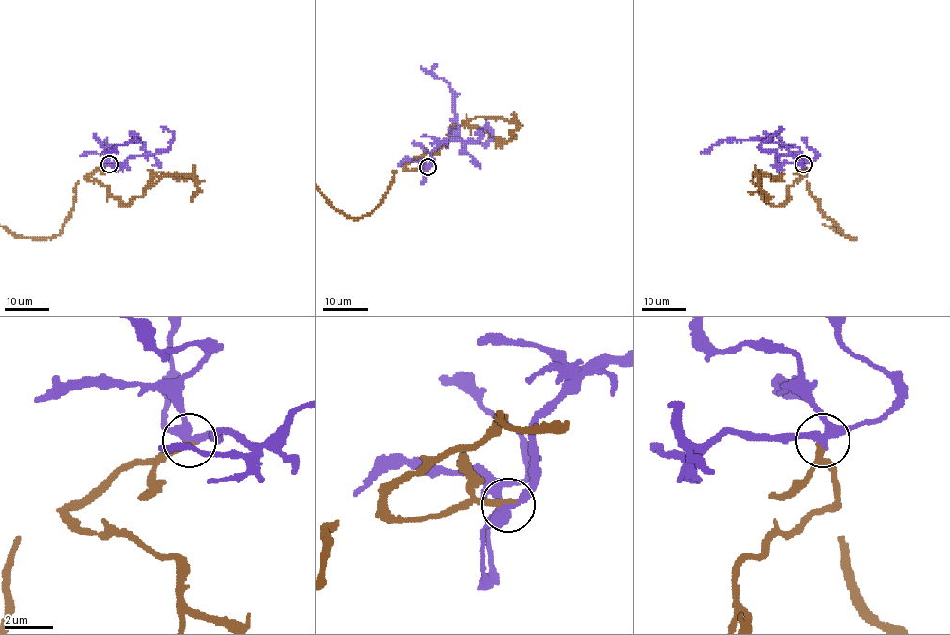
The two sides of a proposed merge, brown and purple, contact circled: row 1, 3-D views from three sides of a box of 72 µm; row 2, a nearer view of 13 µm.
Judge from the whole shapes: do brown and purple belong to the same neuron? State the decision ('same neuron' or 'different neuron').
same neuron

